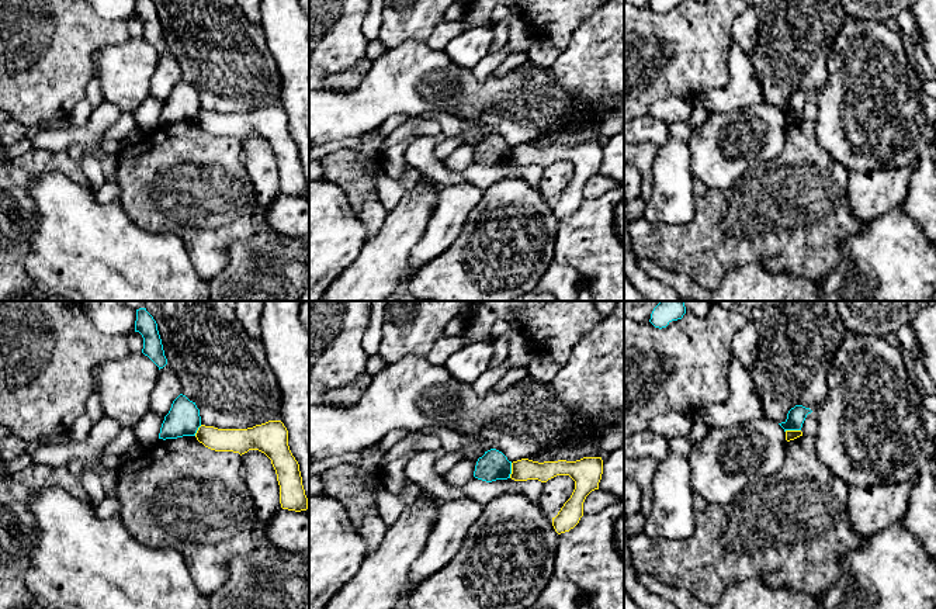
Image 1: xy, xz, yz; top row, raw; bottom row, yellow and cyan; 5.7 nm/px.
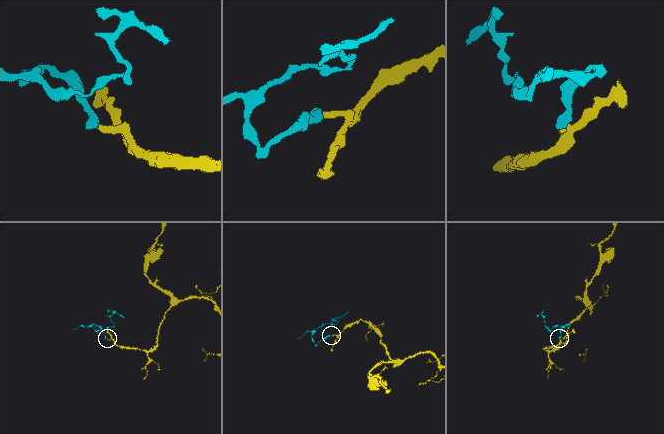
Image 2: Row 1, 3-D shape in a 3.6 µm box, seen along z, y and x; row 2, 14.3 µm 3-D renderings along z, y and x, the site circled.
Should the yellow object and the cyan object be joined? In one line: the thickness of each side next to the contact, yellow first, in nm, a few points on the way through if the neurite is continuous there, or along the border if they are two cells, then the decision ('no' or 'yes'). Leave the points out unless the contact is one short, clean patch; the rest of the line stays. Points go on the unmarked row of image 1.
60 nm thick on the yellow side, 110 nm on the other; border along yz (800, 114), (784, 116); no

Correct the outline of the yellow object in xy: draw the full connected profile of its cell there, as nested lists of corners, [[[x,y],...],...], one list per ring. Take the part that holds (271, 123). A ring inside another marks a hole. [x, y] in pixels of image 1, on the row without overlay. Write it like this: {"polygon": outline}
{"polygon": [[[268,105],[247,114],[218,114],[201,110],[195,122],[215,136],[233,136],[240,141],[249,135],[264,138],[277,159],[281,193],[295,197],[308,194],[299,149],[290,135],[288,115],[281,105]]]}

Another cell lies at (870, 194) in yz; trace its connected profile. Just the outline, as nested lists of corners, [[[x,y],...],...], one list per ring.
[[[916,162],[899,169],[852,172],[847,201],[852,214],[869,222],[891,210],[902,208]]]

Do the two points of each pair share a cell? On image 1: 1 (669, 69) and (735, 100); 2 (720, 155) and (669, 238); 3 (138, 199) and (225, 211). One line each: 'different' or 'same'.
1: different
2: different
3: same

